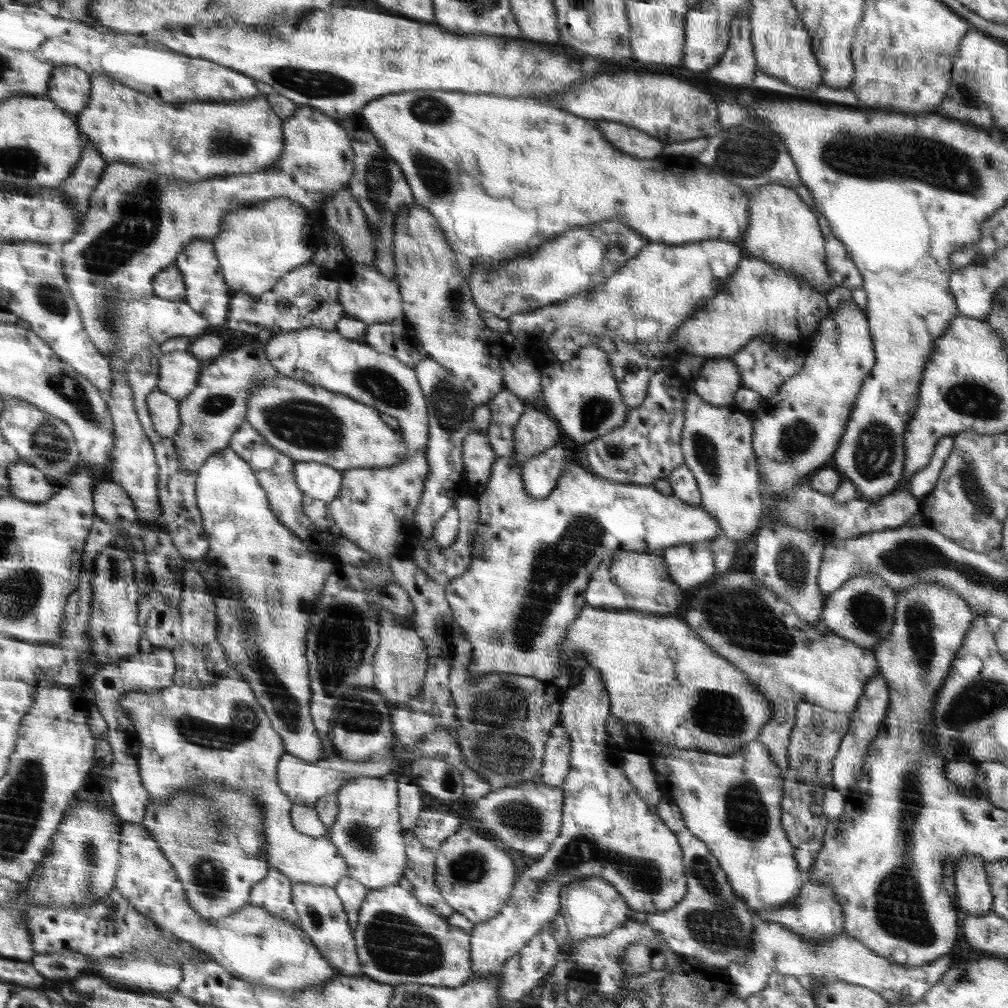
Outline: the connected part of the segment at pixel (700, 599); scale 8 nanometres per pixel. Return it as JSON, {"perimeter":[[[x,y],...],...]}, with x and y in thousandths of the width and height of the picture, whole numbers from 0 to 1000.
{"perimeter":[[[718,567],[713,572],[709,572],[708,575],[703,576],[700,580],[690,581],[690,584],[683,584],[683,603],[679,605],[676,613],[679,613],[688,623],[693,626],[693,629],[697,632],[697,636],[701,637],[706,642],[706,645],[710,646],[710,648],[719,654],[722,654],[725,658],[729,658],[730,661],[733,661],[742,670],[742,673],[745,674],[748,681],[752,682],[754,688],[765,697],[765,714],[761,715],[761,718],[757,720],[756,730],[753,731],[753,735],[762,742],[765,746],[765,752],[773,758],[774,764],[777,766],[780,766],[784,762],[784,738],[786,722],[789,719],[790,700],[798,696],[804,696],[814,701],[819,701],[821,704],[844,707],[847,703],[851,702],[852,693],[859,688],[860,677],[864,673],[869,672],[869,669],[873,669],[872,654],[866,645],[853,641],[852,638],[843,637],[843,635],[837,633],[835,630],[829,629],[815,615],[810,621],[802,621],[802,617],[794,614],[794,611],[790,609],[789,605],[786,605],[786,601],[782,601],[782,597],[778,597],[773,590],[767,589],[766,586],[762,585],[762,582],[758,581],[756,577],[749,573],[747,567]]]}

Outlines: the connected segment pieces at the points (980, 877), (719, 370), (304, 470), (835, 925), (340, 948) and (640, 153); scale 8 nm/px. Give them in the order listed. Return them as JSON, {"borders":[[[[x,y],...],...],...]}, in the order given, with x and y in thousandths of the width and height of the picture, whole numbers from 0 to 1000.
{"borders":[[[[958,847],[946,862],[949,899],[953,904],[966,910],[983,906],[986,903],[986,889],[978,857],[966,847]]],[[[717,354],[700,357],[687,382],[698,398],[717,404],[727,403],[729,392],[738,384],[733,363]]],[[[293,458],[293,476],[301,491],[329,498],[340,485],[340,467],[315,458]]],[[[804,873],[798,877],[794,887],[788,893],[782,894],[780,898],[771,903],[751,905],[751,911],[757,915],[773,916],[787,927],[793,928],[793,931],[801,932],[802,936],[810,938],[826,935],[837,927],[838,910],[836,900],[832,897],[832,892],[825,880]]],[[[308,875],[290,876],[289,889],[297,911],[296,920],[305,925],[305,930],[316,939],[328,958],[331,958],[337,967],[361,967],[351,927],[346,923],[344,909],[331,880]]],[[[609,120],[593,121],[595,129],[611,148],[634,158],[660,156],[660,143],[655,138],[645,135],[629,126]]]]}

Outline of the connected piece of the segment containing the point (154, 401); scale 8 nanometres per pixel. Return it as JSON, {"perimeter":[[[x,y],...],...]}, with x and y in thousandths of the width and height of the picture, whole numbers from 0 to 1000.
{"perimeter":[[[157,385],[149,392],[148,403],[155,427],[173,436],[182,423],[179,398]]]}

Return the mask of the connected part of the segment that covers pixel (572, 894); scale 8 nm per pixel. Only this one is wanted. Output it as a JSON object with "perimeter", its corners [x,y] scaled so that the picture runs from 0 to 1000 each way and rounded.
{"perimeter":[[[579,870],[567,875],[559,882],[557,899],[564,922],[564,937],[562,946],[565,946],[570,935],[577,935],[581,931],[598,929],[609,926],[615,919],[621,918],[623,913],[623,899],[621,892],[614,887],[611,880],[601,872],[593,870]]]}

